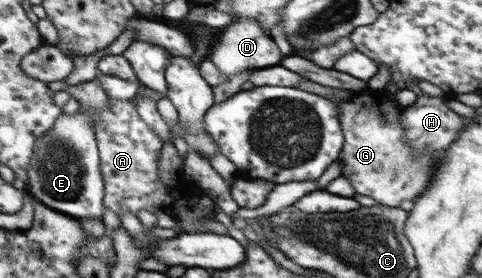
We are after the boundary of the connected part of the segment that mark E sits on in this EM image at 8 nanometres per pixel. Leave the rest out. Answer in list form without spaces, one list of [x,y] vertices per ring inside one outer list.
[[[95,79],[77,85],[67,85],[64,81],[55,80],[48,82],[47,87],[53,92],[68,92],[78,101],[80,107],[74,114],[60,114],[51,130],[35,141],[27,169],[26,188],[39,202],[61,214],[79,221],[84,218],[102,218],[105,181],[101,174],[100,154],[92,118],[98,114],[100,108],[108,107],[110,98]]]

